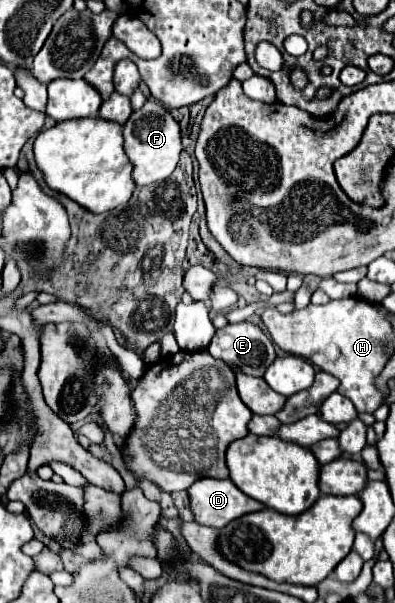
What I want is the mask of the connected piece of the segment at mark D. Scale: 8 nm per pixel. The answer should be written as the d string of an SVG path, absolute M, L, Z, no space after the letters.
M198 479L190 489L190 507L194 521L206 527L226 527L228 521L240 515L264 509L264 503L244 495L230 479Z

